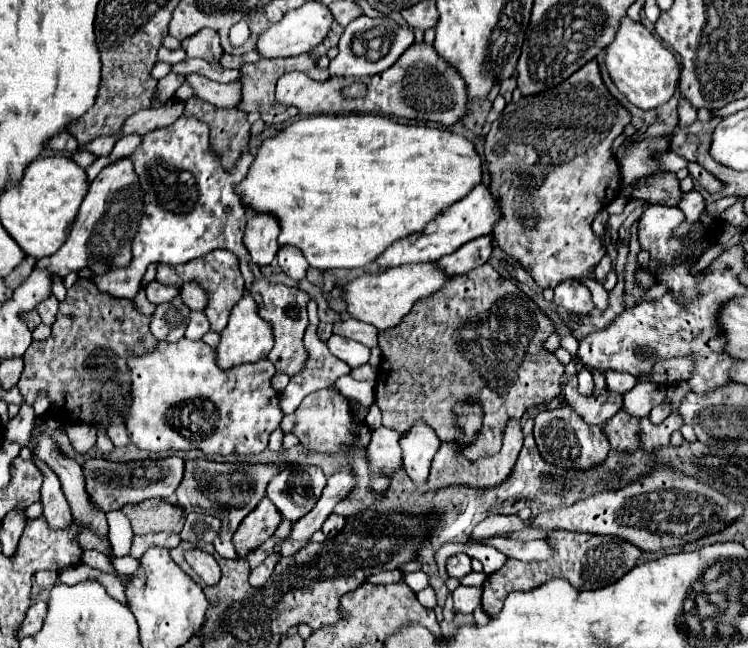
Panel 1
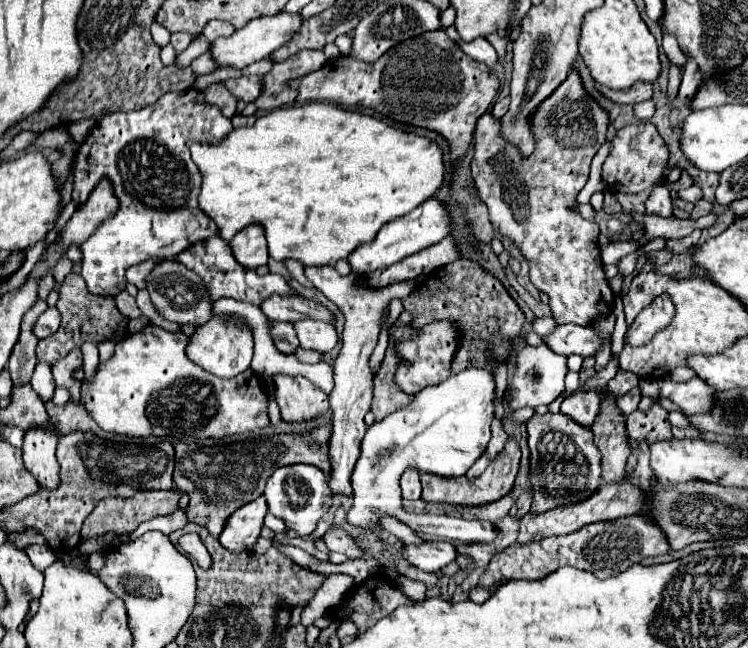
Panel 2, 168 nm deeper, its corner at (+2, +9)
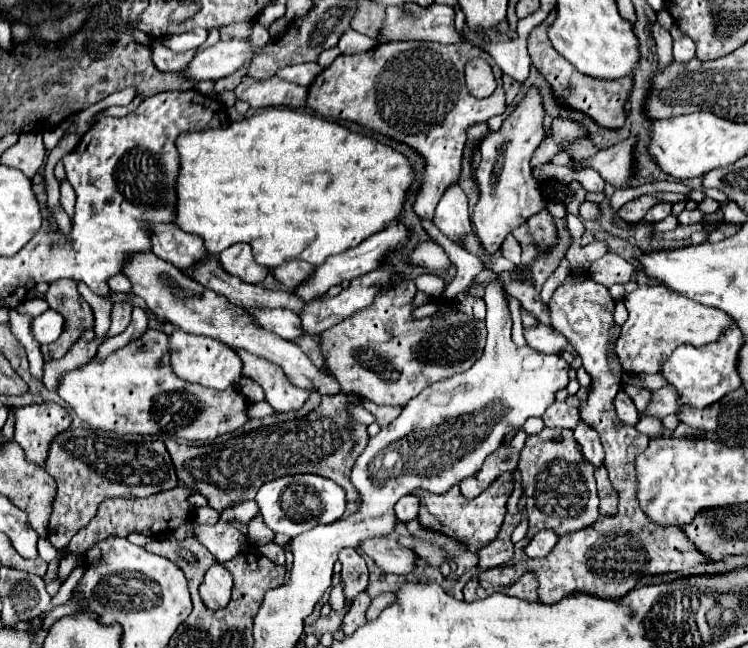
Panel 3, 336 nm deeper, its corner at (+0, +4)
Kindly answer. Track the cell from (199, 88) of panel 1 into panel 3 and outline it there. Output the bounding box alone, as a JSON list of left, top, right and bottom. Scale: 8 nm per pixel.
[234,77,308,109]

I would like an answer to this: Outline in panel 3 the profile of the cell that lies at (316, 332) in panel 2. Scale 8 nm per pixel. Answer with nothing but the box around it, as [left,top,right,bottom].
[248,309,304,341]

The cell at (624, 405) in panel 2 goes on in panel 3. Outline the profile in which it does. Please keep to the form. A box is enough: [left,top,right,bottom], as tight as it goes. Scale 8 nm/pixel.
[614,391,638,425]

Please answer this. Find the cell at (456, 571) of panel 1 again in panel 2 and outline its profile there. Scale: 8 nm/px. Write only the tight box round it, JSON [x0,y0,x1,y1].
[402,540,458,572]

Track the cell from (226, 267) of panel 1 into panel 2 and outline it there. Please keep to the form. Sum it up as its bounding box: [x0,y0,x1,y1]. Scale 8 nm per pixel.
[126,260,158,288]

